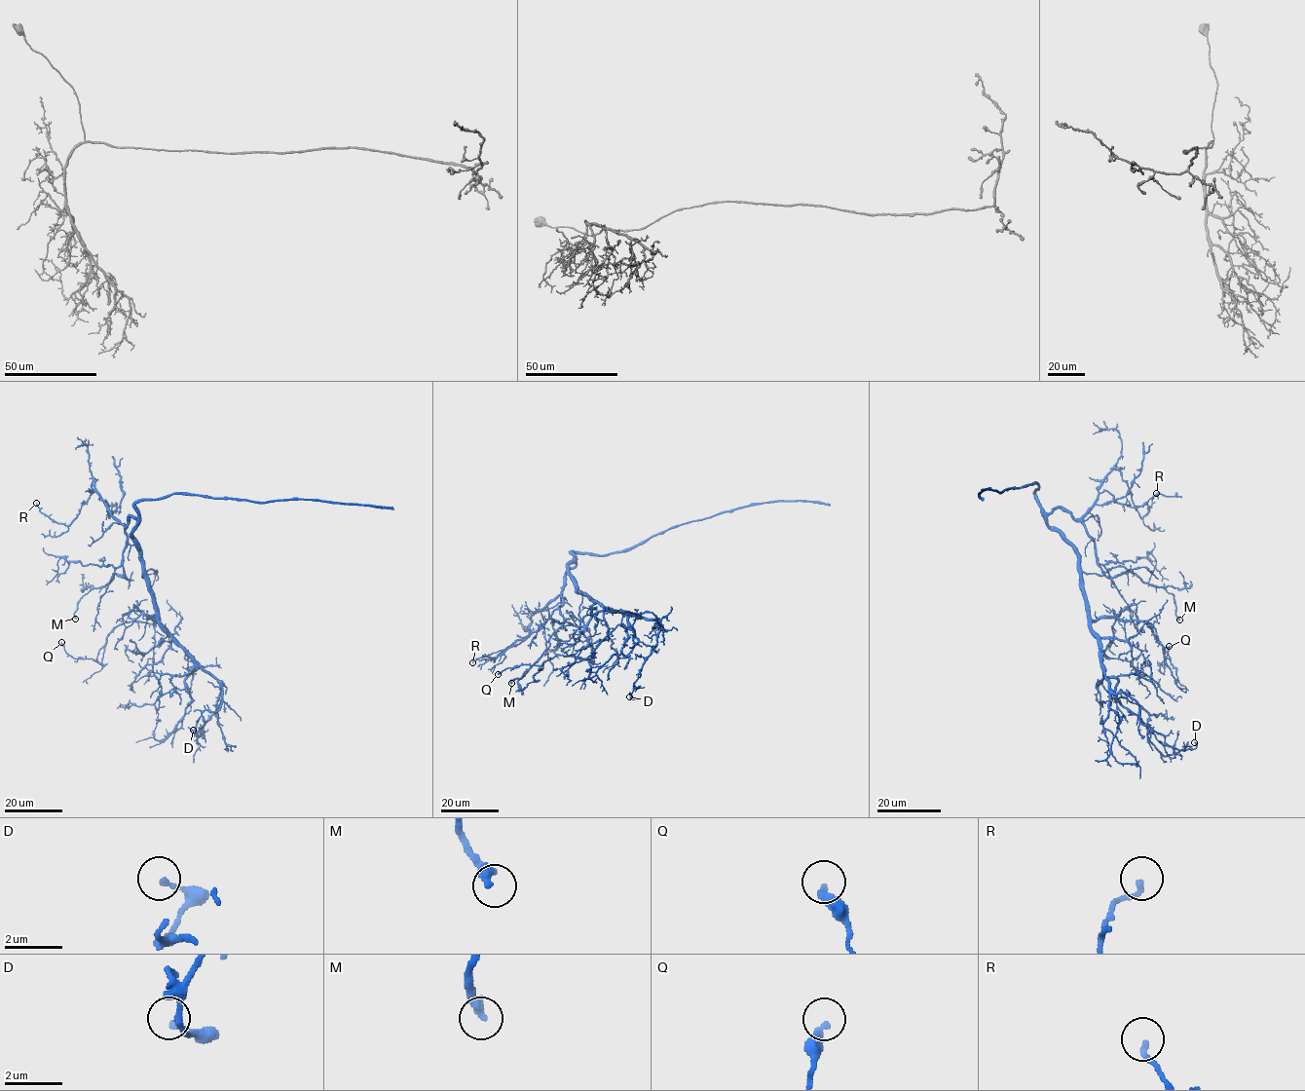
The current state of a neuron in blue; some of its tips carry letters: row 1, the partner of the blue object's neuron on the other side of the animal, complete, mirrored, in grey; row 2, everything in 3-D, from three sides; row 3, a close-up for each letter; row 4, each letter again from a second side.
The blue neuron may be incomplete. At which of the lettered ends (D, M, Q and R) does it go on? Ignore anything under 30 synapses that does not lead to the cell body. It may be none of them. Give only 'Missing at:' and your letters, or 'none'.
Missing at: Q

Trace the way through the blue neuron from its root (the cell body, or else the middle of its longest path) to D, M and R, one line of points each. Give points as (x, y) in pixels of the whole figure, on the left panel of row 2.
D: (132, 535), (142, 557), (157, 621), (224, 685), (216, 710), (205, 724), (202, 733), (196, 735), (193, 730)
M: (132, 535), (139, 522), (130, 516), (123, 552), (128, 580), (114, 574), (93, 587), (75, 619)
R: (132, 535), (139, 522), (130, 516), (127, 527), (121, 524), (93, 481), (68, 525), (52, 521), (36, 503)

